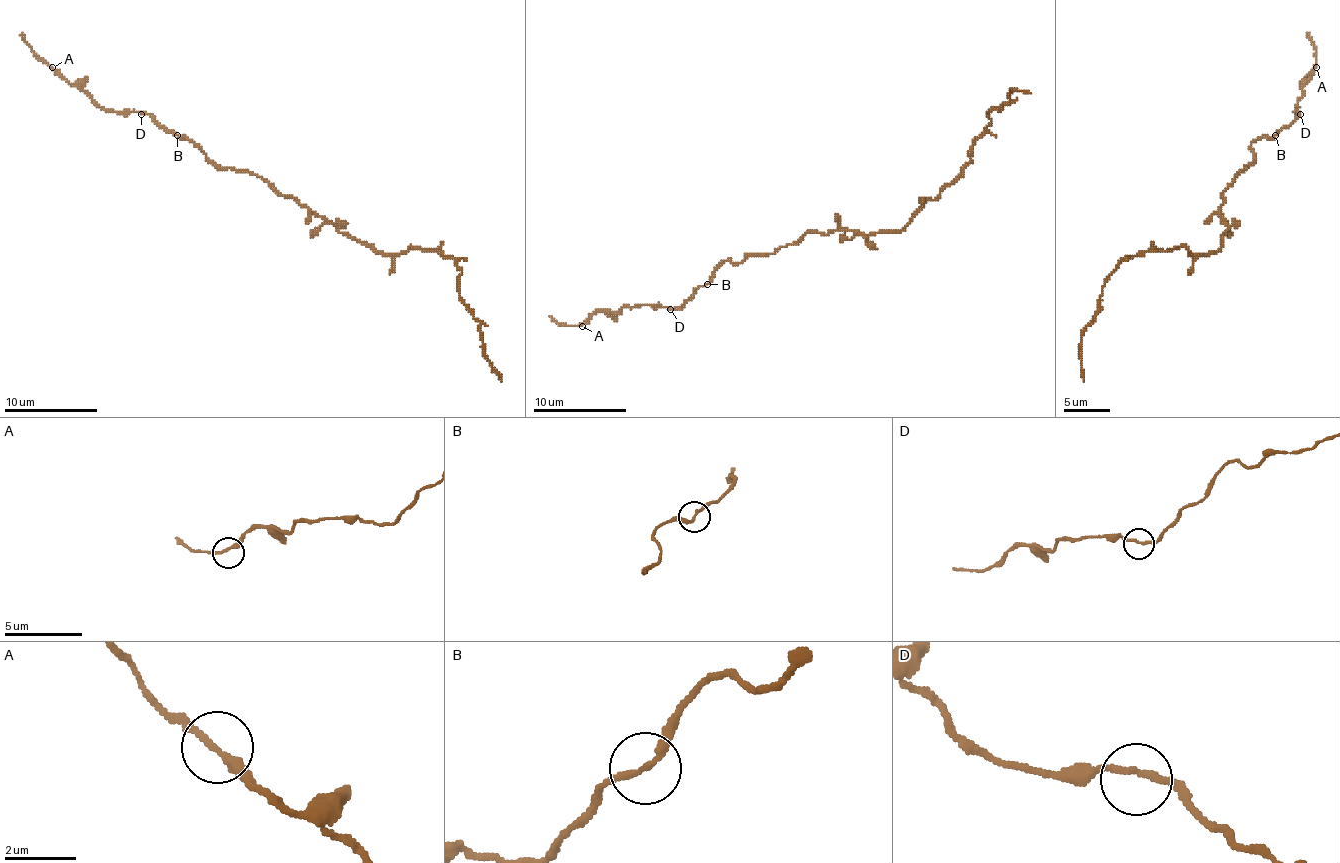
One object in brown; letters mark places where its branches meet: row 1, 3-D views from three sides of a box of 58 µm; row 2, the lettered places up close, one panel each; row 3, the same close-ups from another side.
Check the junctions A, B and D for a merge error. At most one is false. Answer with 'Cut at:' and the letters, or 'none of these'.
Cut at: none of these

